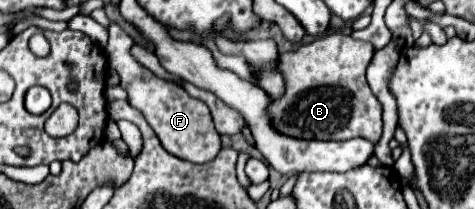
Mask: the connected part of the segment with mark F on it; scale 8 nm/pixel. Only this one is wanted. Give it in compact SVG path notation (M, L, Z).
M110 22L108 32L110 32L110 40L106 46L108 66L120 74L122 88L130 96L128 102L144 114L146 122L152 126L152 130L160 138L162 146L170 154L176 154L178 158L194 162L194 164L206 164L206 162L214 160L216 152L220 152L222 144L220 144L220 134L214 128L212 114L210 114L208 106L202 100L192 98L182 86L178 86L174 82L160 80L150 70L140 66L130 54L134 40L116 22Z

